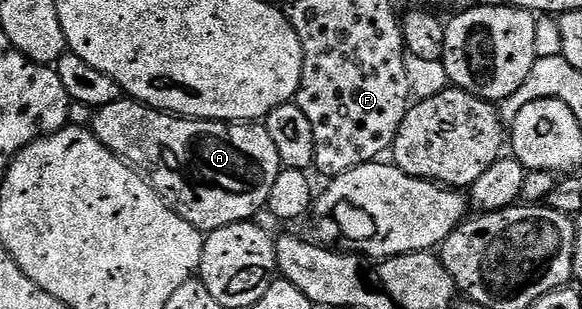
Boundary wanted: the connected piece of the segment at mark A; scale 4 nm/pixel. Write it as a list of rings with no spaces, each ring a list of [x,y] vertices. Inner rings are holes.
[[[127,96],[114,104],[99,107],[93,114],[96,115],[90,129],[97,140],[145,175],[160,199],[194,229],[211,232],[235,222],[247,222],[267,207],[270,188],[274,188],[274,180],[278,180],[282,169],[278,148],[274,148],[274,140],[270,140],[267,125],[181,118]]]

